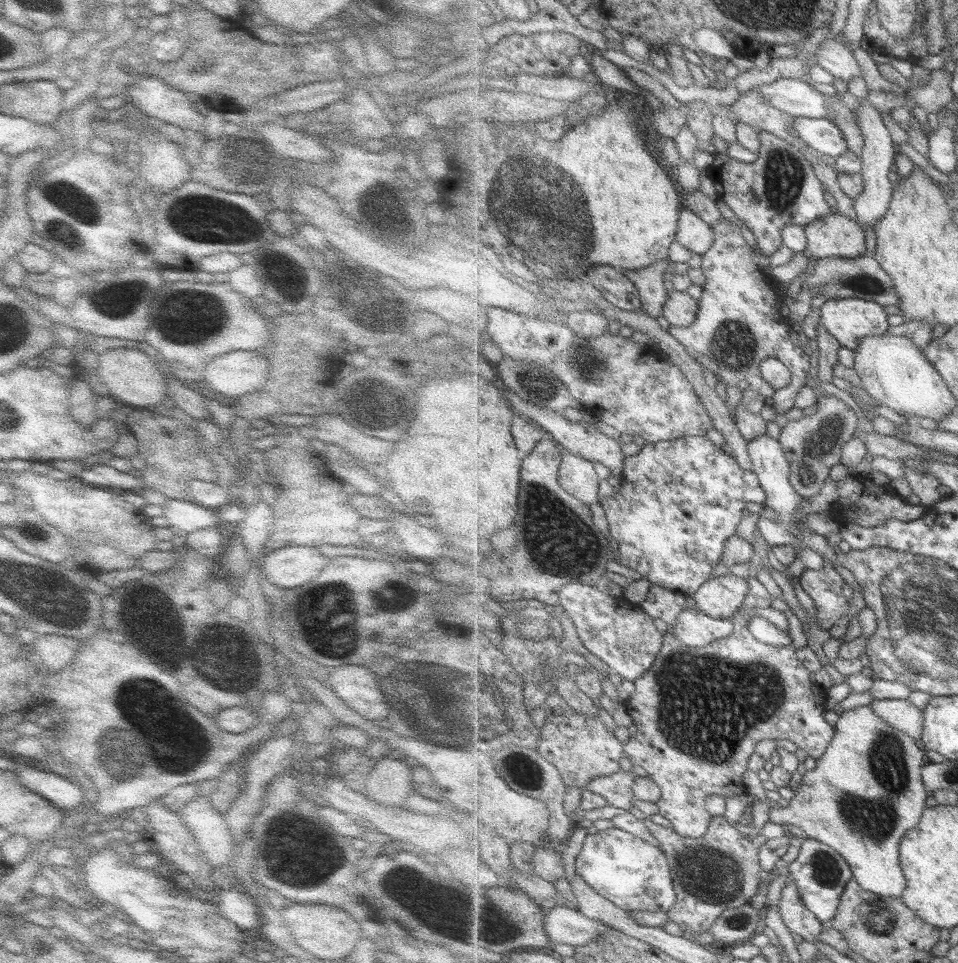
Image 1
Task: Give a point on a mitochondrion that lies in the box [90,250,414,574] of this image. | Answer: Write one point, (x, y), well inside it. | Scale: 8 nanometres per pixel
(187, 313)

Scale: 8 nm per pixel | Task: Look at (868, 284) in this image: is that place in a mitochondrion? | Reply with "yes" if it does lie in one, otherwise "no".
yes

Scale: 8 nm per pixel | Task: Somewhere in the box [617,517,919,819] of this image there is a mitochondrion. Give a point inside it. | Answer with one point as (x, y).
(732, 698)

